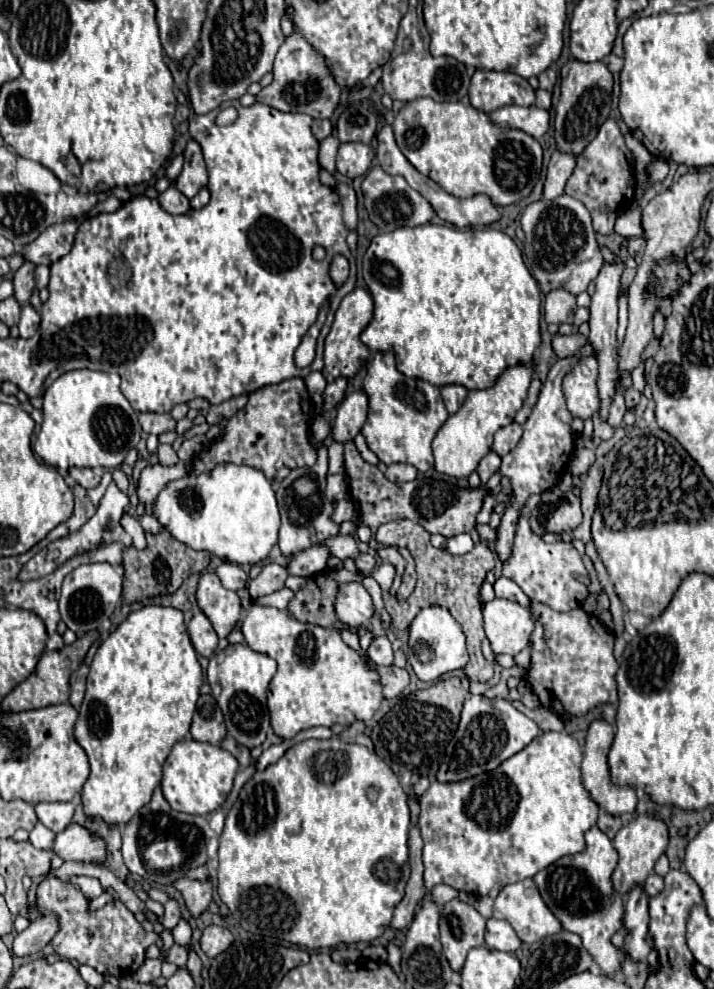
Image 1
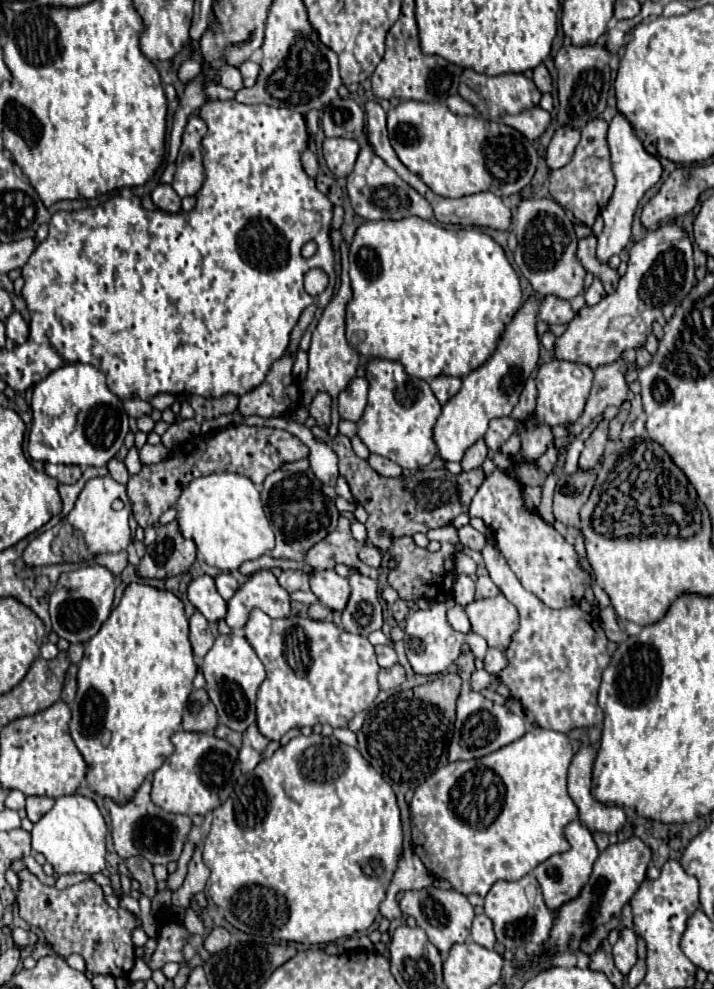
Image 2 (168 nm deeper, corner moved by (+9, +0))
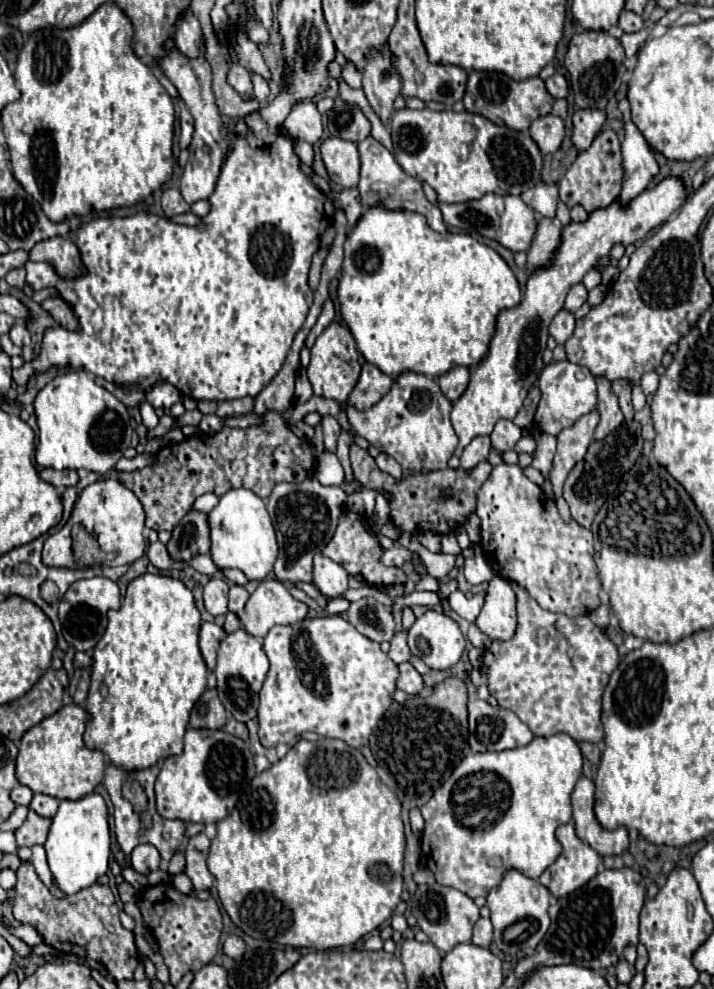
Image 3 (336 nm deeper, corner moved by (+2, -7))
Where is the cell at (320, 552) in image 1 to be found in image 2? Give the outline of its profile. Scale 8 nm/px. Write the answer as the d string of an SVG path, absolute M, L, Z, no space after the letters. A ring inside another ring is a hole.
M340 516L338 520L338 528L328 534L328 538L324 538L322 542L318 542L316 546L312 546L306 556L304 562L314 568L314 570L326 570L326 568L334 568L334 564L340 560L342 564L358 570L362 576L368 578L376 578L380 574L378 568L370 568L364 566L358 560L358 552L362 550L362 544L356 542L350 534L350 522L348 518Z

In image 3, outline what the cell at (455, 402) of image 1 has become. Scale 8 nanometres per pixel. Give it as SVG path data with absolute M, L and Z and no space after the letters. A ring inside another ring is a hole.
M463 365L453 367L453 369L447 371L445 375L441 375L441 377L437 379L437 383L439 383L439 387L443 389L443 393L445 393L447 399L457 401L457 399L463 395L463 391L467 389L467 385L469 385L469 369L463 367Z

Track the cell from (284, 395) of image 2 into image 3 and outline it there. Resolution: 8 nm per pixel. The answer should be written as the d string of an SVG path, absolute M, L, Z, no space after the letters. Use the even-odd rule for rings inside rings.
M317 287L309 315L299 333L295 335L295 341L291 345L283 369L255 397L255 413L261 415L263 425L251 425L247 429L223 427L211 437L207 435L187 437L177 445L169 445L165 453L163 451L157 453L155 463L131 473L117 473L119 481L127 489L131 489L143 503L147 513L145 525L149 529L173 531L175 525L185 517L185 513L191 511L195 499L201 497L203 493L223 495L229 489L245 487L255 495L259 495L261 499L267 499L277 483L299 483L313 473L315 459L311 455L309 443L299 439L289 429L281 413L293 405L293 387L295 387L295 371L299 369L299 351L305 345L305 337L309 329L315 325L325 299L327 291L325 289L321 291Z

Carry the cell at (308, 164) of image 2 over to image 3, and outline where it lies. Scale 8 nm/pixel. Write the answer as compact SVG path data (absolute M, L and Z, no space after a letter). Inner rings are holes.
M295 139L295 153L297 153L297 157L299 157L301 163L311 165L311 161L313 161L313 147L307 141Z

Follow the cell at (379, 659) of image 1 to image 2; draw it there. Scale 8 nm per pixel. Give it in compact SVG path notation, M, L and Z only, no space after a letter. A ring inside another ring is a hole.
M376 646L376 658L380 668L390 668L392 664L396 664L396 652L392 646Z

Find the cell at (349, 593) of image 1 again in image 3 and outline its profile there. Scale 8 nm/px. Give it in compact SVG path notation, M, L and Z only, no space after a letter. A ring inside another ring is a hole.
M317 553L313 557L313 583L323 595L327 597L343 595L347 589L347 579L349 573L343 569L343 565L335 563L323 553Z

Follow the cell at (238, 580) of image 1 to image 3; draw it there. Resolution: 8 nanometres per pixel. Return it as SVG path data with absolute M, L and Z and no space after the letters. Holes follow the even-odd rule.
M231 585L231 589L229 589L229 611L241 613L247 599L249 599L249 593L241 585Z

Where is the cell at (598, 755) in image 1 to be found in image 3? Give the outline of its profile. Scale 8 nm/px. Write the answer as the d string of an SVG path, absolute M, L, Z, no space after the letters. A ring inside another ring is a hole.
M581 777L571 795L575 833L583 843L587 843L591 849L595 849L601 857L621 855L629 847L627 829L625 827L619 827L615 831L603 829L597 823L595 813L593 813L593 795L595 795L593 781Z

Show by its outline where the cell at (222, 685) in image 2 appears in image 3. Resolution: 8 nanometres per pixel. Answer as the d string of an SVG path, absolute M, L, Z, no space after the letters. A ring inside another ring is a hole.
M237 629L221 641L221 647L217 653L217 667L215 667L217 691L219 691L219 699L225 705L227 713L233 715L237 721L247 723L249 719L257 717L259 689L265 681L267 669L269 669L269 659L263 651L261 641L249 635L245 629Z

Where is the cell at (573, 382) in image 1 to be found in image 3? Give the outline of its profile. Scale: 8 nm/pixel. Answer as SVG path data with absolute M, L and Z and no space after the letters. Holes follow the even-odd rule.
M553 361L545 365L545 369L539 375L539 387L541 387L541 401L535 413L533 423L549 435L559 435L563 429L571 427L579 417L595 411L597 407L597 385L595 377L587 367L575 365L571 361Z

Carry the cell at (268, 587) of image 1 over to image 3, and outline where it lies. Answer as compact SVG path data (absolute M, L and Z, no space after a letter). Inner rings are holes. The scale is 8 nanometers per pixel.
M265 579L249 597L241 617L243 627L257 639L263 639L273 625L295 625L303 621L309 607L291 597L287 587L277 579Z

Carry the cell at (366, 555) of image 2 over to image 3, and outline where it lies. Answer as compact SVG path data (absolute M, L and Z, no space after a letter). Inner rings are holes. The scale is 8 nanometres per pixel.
M393 547L393 549L385 549L385 551L383 551L381 561L383 561L383 565L401 567L403 563L411 561L411 557L413 557L413 553L411 553L409 549L405 549L405 547Z

